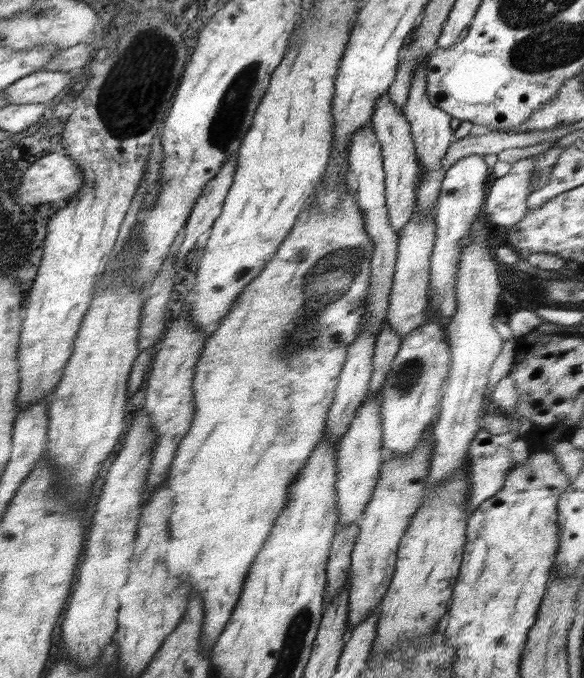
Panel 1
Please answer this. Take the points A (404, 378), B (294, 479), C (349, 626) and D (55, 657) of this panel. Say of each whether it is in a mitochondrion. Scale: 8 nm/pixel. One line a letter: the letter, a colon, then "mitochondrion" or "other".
A: mitochondrion
B: other
C: other
D: other

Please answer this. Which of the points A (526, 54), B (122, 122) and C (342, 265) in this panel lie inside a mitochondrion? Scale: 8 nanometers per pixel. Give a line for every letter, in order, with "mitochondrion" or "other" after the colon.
A: mitochondrion
B: mitochondrion
C: mitochondrion

